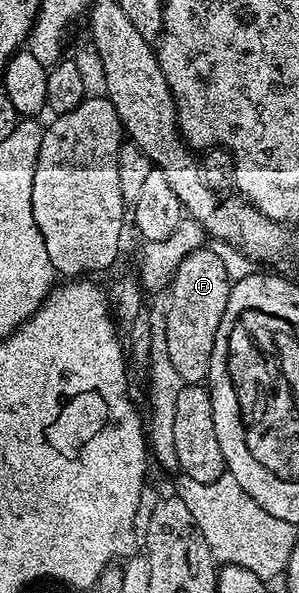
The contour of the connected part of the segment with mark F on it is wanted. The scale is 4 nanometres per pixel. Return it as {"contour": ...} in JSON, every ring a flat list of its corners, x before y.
{"contour":[[210,248,191,250,172,276,167,291,167,350,175,370,186,384,200,384,208,377,214,336,218,332,218,324,222,324,222,312,226,312,226,300,230,300,231,291,232,282,226,276,226,268]]}

